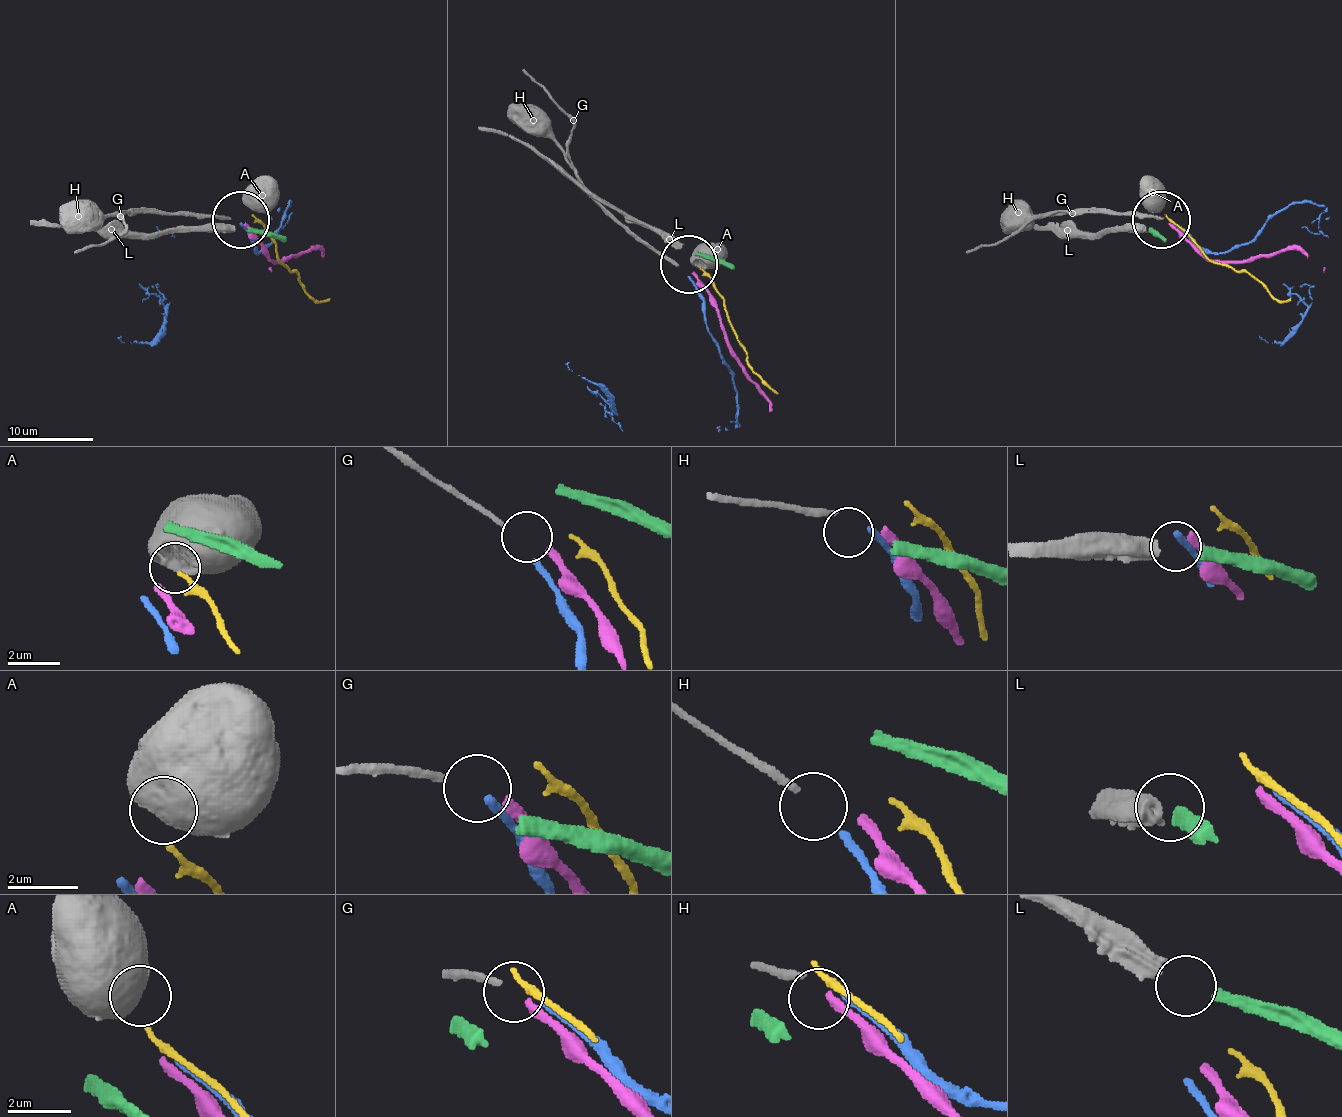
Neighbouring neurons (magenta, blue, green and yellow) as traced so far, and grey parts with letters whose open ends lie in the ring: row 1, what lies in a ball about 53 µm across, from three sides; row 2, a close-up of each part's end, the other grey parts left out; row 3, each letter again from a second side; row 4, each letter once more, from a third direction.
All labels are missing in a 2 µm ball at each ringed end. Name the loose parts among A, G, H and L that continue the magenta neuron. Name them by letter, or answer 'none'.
none

